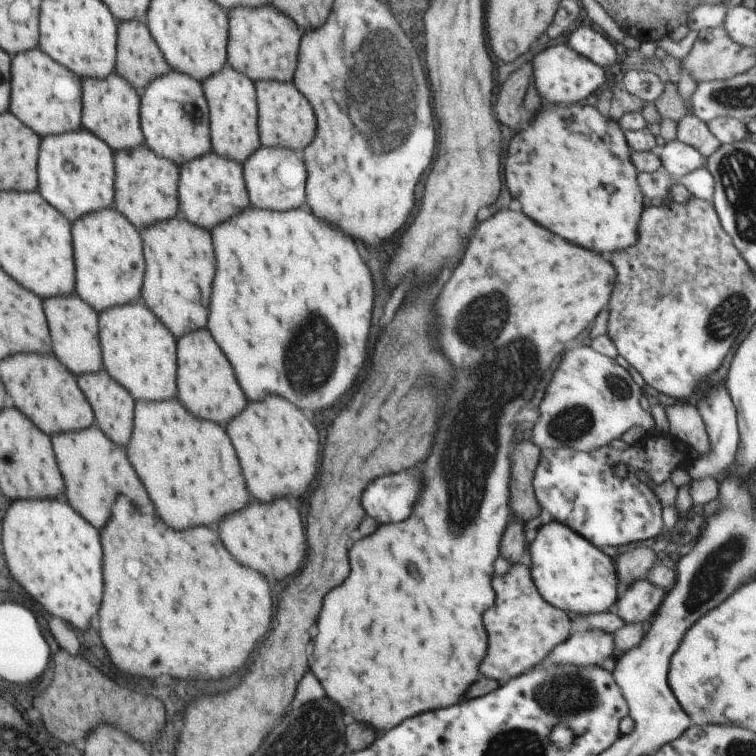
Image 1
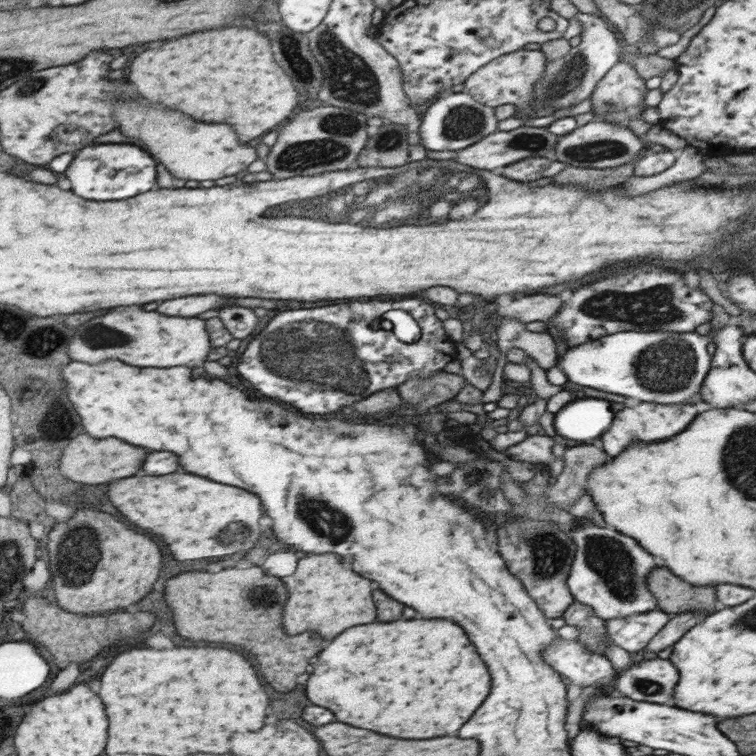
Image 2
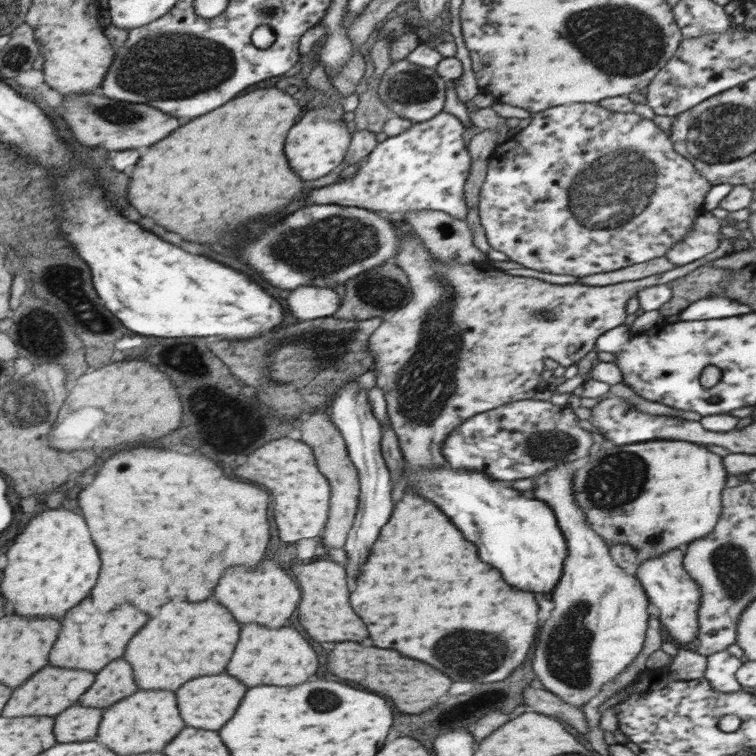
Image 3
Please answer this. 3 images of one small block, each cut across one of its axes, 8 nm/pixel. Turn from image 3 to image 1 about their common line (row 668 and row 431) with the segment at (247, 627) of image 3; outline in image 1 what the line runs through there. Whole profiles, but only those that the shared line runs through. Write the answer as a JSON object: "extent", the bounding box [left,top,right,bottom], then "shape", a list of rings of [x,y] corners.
{"extent":[226,396,320,504],"shape":[[[268,396],[264,402],[248,404],[226,430],[236,448],[248,492],[258,502],[268,504],[276,498],[300,498],[314,484],[320,460],[318,432],[294,404],[278,396]]]}

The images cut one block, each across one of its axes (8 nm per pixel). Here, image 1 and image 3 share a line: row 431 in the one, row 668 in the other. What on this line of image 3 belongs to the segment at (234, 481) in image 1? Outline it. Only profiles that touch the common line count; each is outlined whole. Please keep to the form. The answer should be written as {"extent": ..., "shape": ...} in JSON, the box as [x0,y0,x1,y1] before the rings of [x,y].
{"extent":[126,600,240,690],"shape":[[[170,600],[162,606],[162,614],[146,622],[146,630],[130,642],[126,660],[134,662],[134,675],[138,688],[162,688],[178,690],[180,684],[206,676],[220,674],[238,642],[240,624],[234,620],[230,610],[216,600],[206,602],[182,602]]]}

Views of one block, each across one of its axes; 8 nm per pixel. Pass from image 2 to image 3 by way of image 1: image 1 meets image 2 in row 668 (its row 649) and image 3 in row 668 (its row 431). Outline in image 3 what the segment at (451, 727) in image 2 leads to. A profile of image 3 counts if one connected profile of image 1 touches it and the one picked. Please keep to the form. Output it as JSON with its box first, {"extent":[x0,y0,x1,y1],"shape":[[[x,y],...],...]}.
{"extent":[350,488,538,683],"shape":[[[408,488],[405,490],[404,498],[400,502],[396,500],[390,522],[380,530],[378,542],[374,542],[370,556],[360,568],[360,574],[354,582],[356,590],[350,592],[350,606],[366,622],[374,646],[378,648],[392,648],[402,656],[430,662],[454,682],[493,683],[508,678],[516,662],[518,666],[523,663],[532,642],[535,642],[538,604],[534,593],[514,590],[508,586],[502,574],[478,558],[476,546],[464,540],[462,532],[432,502],[426,502],[426,498],[420,498],[414,492],[408,492]]]}

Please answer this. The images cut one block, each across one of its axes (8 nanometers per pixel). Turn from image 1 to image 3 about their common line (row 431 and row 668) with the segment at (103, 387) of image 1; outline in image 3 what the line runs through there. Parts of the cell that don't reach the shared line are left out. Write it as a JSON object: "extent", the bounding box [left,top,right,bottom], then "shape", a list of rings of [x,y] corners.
{"extent":[82,658,138,709],"shape":[[[118,658],[110,662],[110,666],[106,666],[100,674],[96,674],[94,690],[90,690],[86,698],[82,698],[82,706],[105,709],[132,695],[132,692],[136,693],[138,685],[134,680],[136,676],[132,674],[132,666],[126,660]]]}

